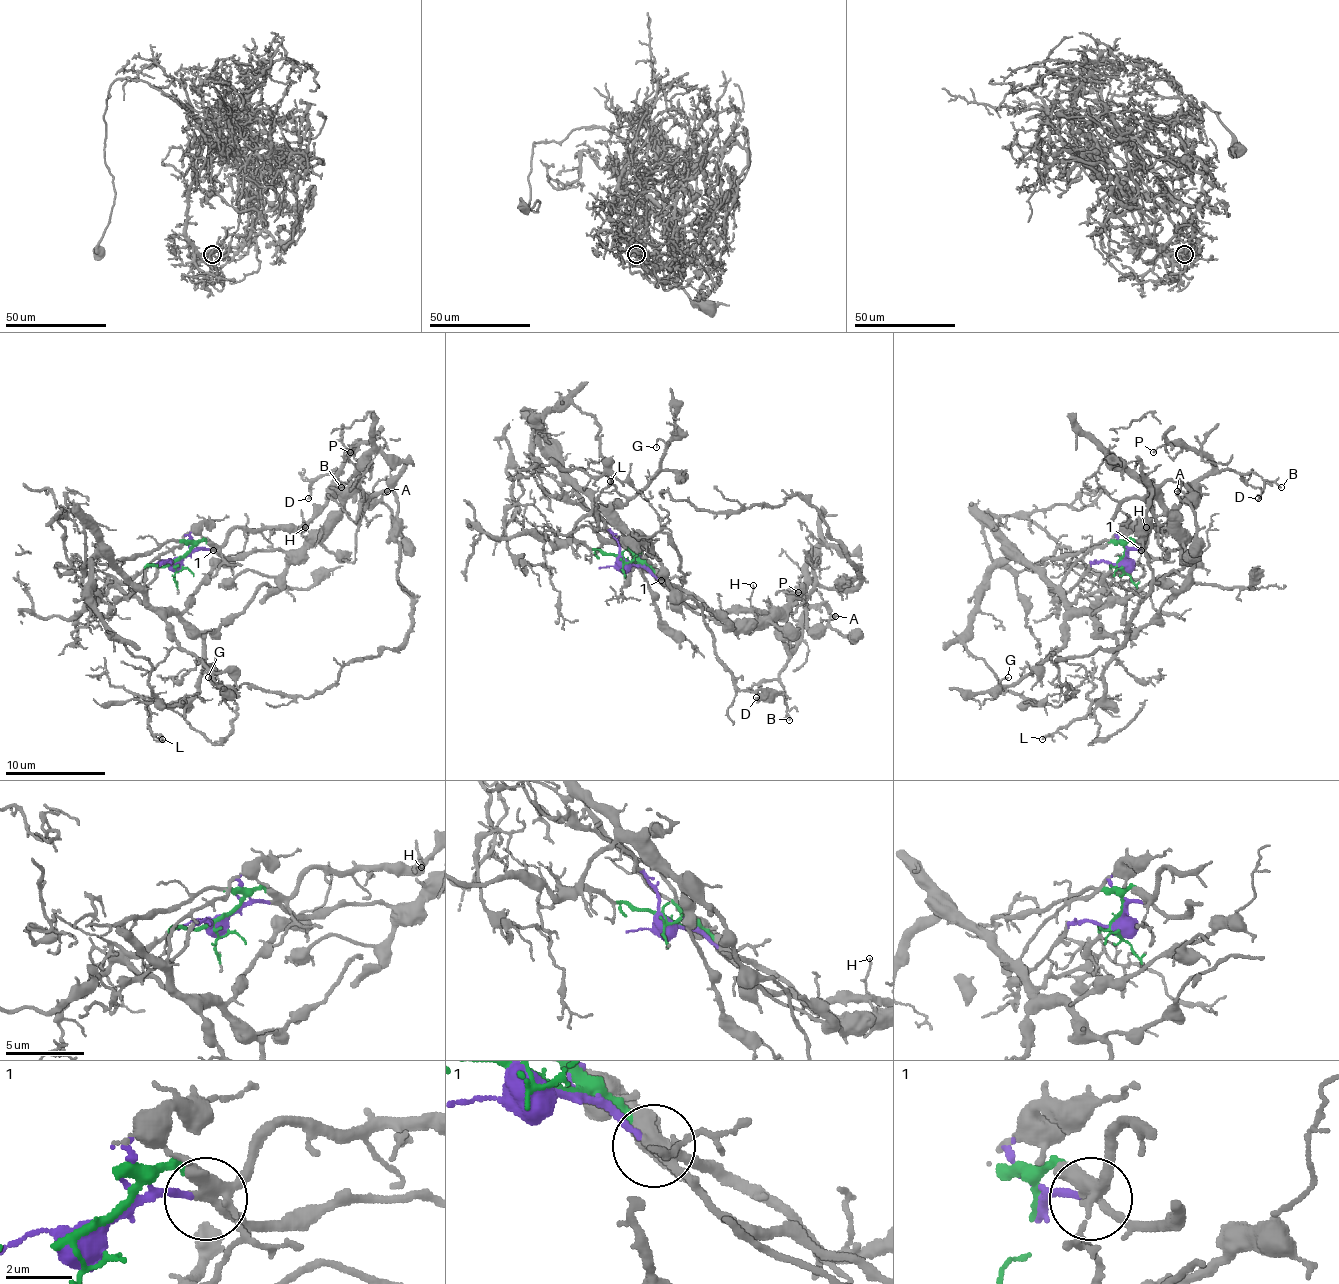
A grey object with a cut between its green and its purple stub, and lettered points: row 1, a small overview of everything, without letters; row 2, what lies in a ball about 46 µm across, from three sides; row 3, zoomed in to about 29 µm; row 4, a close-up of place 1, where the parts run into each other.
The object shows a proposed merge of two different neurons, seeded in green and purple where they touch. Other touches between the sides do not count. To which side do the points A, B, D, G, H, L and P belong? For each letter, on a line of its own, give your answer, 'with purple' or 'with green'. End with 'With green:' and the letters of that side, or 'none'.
A: with purple
B: with green
D: with green
G: with purple
H: with green
L: with purple
P: with green
With green: B, D, H, P

